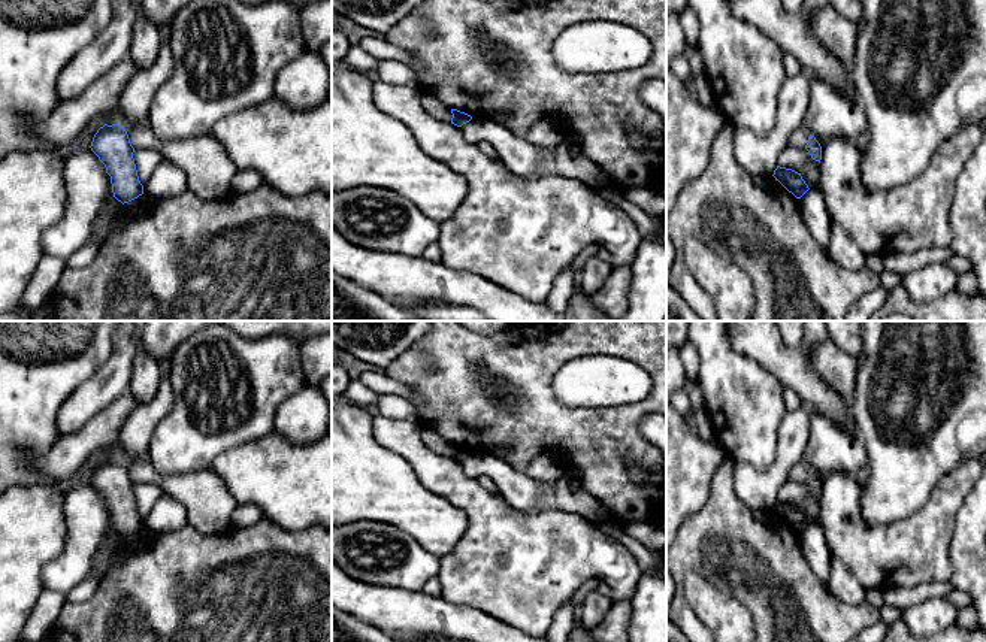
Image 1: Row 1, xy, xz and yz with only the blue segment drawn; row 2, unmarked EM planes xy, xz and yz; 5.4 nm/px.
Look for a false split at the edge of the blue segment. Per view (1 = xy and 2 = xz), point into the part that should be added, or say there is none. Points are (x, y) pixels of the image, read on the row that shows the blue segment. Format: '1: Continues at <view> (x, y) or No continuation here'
1: No continuation here
2: No continuation here

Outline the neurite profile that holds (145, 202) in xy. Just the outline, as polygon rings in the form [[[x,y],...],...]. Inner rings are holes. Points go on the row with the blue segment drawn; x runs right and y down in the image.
[[[143,193],[137,199],[124,203],[120,211],[115,212],[111,224],[103,233],[102,245],[128,219],[136,216],[137,214],[149,211],[160,199]]]

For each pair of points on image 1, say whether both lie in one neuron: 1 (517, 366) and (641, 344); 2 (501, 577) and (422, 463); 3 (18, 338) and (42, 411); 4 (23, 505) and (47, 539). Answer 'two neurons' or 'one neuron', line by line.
1: one neuron
2: one neuron
3: one neuron
4: one neuron

